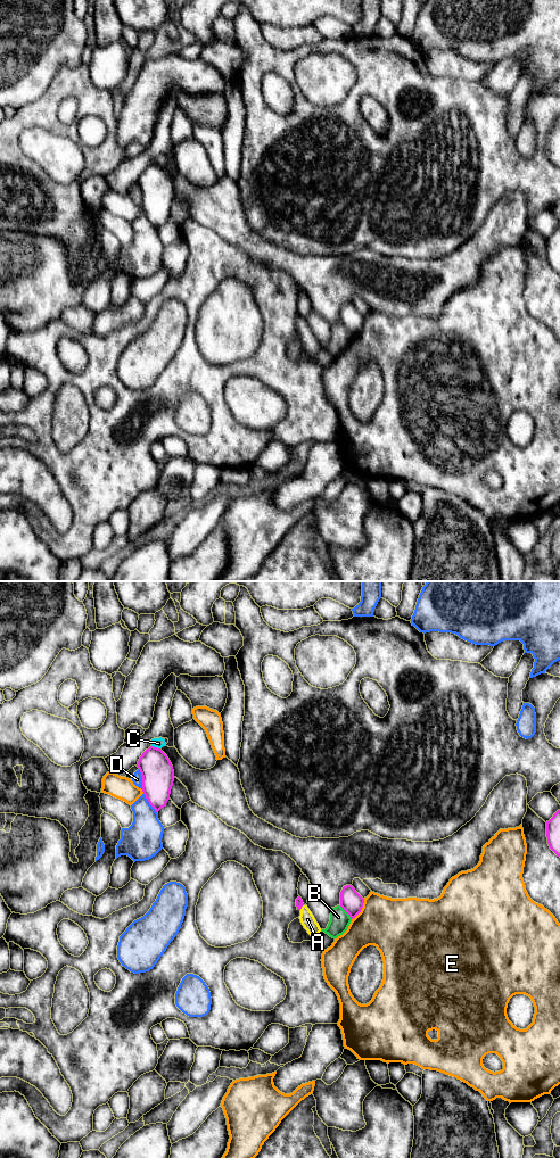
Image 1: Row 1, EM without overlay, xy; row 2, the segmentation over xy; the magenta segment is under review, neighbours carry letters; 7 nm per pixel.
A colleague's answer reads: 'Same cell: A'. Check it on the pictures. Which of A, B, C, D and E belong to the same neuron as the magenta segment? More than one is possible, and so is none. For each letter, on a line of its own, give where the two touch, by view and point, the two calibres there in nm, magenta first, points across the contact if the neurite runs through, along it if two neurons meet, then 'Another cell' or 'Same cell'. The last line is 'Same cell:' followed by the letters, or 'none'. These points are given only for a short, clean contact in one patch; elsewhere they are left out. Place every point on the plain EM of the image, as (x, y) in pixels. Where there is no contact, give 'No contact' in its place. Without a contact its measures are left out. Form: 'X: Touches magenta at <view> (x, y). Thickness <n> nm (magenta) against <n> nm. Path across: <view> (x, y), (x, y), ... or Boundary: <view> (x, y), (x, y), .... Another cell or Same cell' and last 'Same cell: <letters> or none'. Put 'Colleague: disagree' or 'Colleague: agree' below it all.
A: Touches magenta at xy (302, 323). Thickness 50 nm (magenta) against 100 nm. Path across: xy (299, 321), (302, 323), (307, 337). Same cell
B: Touches magenta at xy (346, 329). Thickness 160 nm (magenta) against 140 nm. Another cell
C: Touches magenta at xy (156, 165). Thickness 220 nm (magenta) against 70 nm. Another cell
D: Touches magenta at xy (142, 197). Thickness 220 nm (magenta) against 70 nm. Another cell
E: Touches magenta at xy (361, 327). Thickness 160 nm (magenta) against 380 nm. Another cell
Same cell: A
Colleague: agree

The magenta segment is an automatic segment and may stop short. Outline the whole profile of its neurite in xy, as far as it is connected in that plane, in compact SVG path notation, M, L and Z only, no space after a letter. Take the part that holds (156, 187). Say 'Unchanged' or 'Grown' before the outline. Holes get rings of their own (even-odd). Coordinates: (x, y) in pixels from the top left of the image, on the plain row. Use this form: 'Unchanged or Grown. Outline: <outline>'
Unchanged. Outline: M150 164L142 171L137 184L142 193L142 209L158 230L170 217L175 196L173 183L160 166Z

